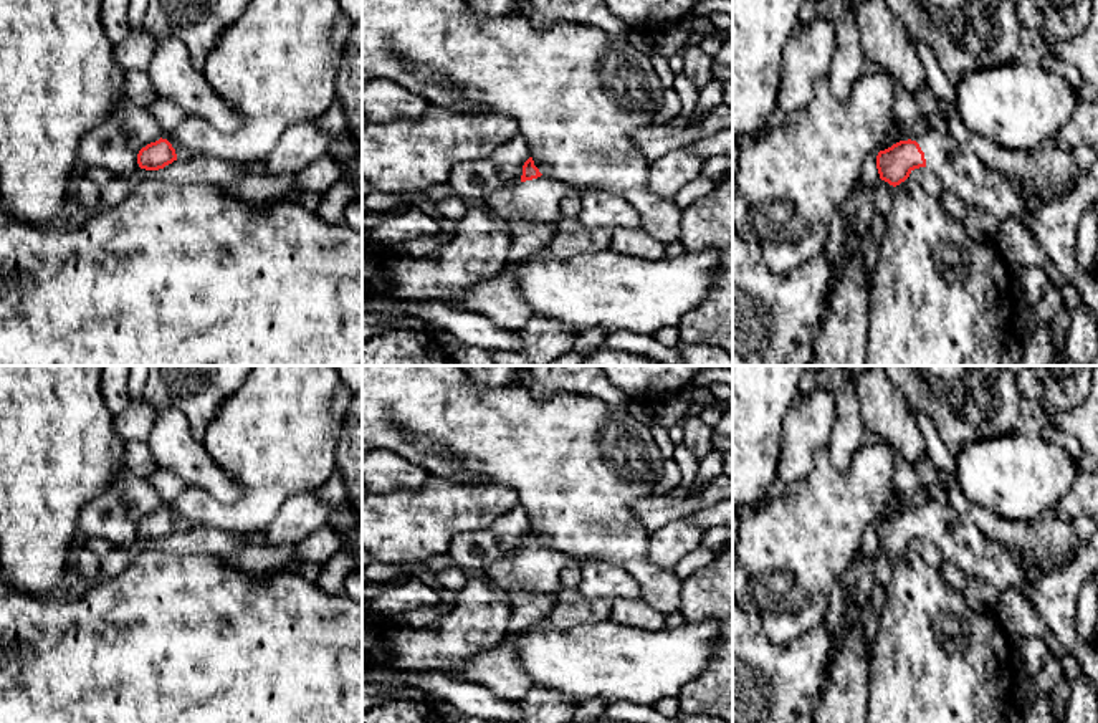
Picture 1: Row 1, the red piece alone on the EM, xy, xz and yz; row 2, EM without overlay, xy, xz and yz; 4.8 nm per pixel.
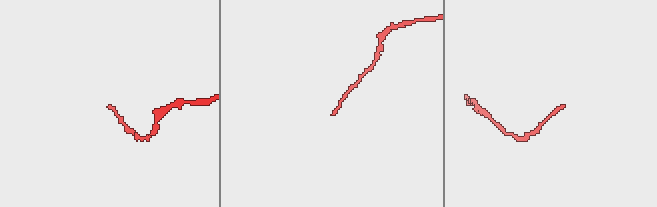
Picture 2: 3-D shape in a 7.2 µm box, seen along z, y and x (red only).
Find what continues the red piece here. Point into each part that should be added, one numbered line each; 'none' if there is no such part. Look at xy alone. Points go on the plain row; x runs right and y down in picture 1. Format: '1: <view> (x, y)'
1: xy (181, 523)

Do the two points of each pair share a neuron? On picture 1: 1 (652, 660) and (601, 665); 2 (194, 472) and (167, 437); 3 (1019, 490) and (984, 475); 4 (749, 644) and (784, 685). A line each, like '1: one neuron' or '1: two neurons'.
1: one neuron
2: one neuron
3: one neuron
4: one neuron

